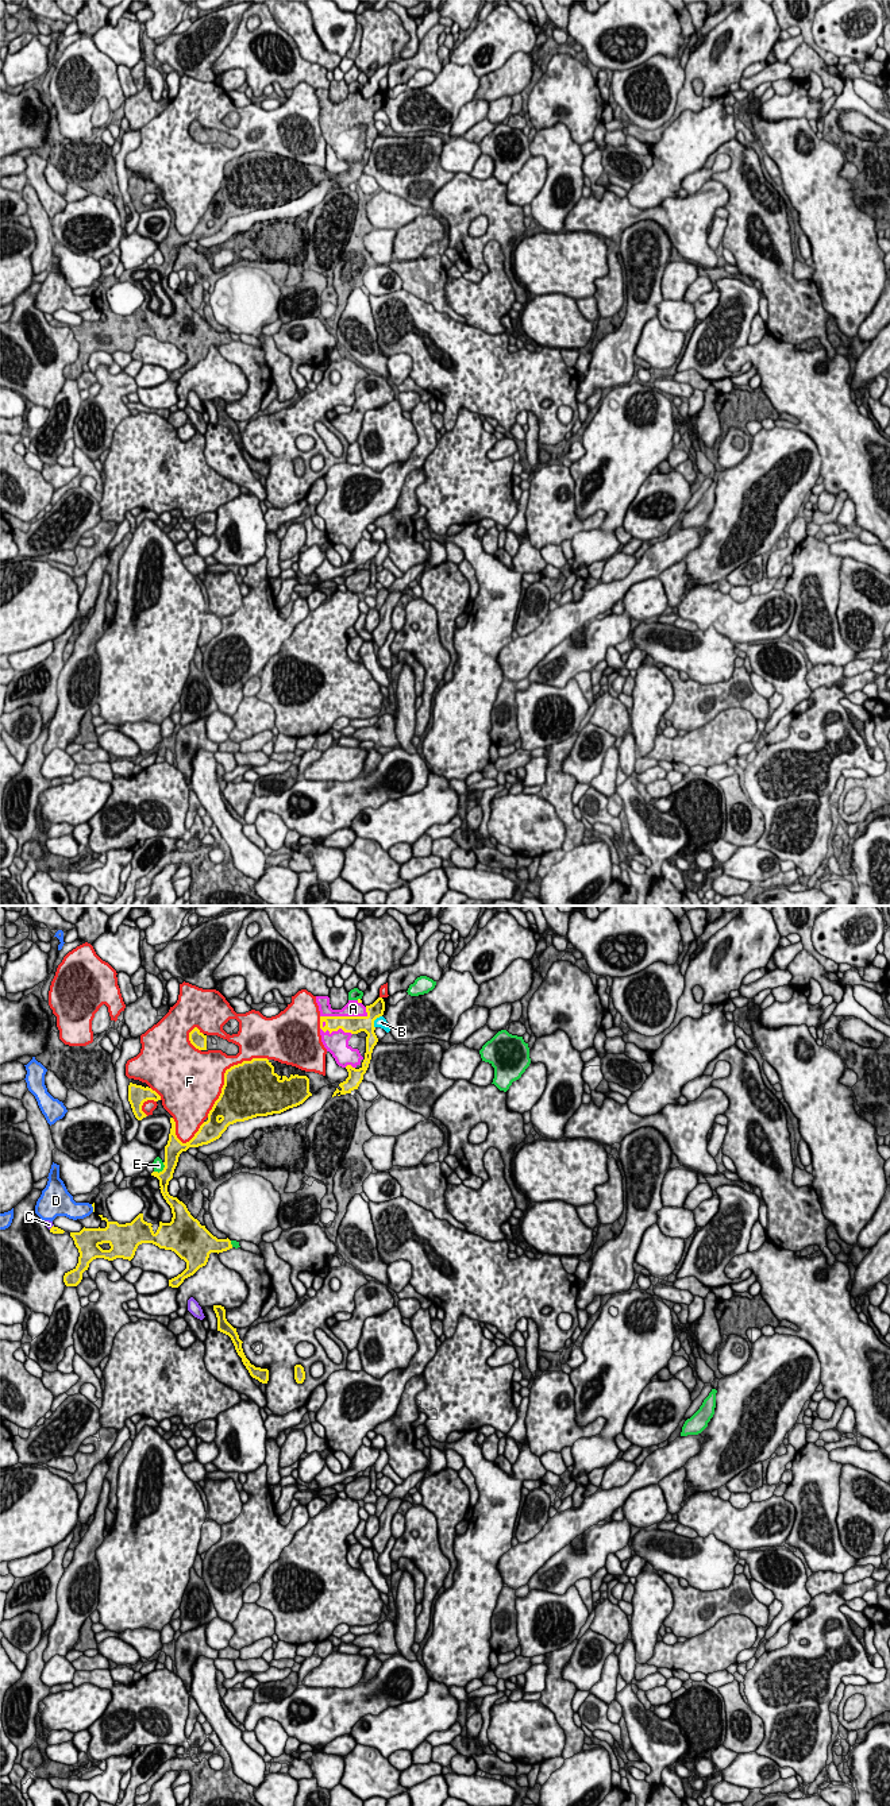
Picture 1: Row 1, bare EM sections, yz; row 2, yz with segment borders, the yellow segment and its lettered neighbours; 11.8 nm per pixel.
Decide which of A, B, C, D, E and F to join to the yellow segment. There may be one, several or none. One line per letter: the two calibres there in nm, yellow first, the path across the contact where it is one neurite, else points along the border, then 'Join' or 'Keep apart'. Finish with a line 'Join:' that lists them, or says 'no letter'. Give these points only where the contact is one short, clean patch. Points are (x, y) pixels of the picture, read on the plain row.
A: Thickness 220 nm (yellow) against 190 nm. Join
B: Thickness 220 nm (yellow) against 130 nm. Keep apart
C: Thickness 90 nm (yellow) against 90 nm. Keep apart
D: Thickness 30 nm (yellow) against 200 nm. Keep apart
E: Thickness 190 nm (yellow) against 130 nm. Keep apart
F: Thickness 440 nm (yellow) against 480 nm. Keep apart
Join: A

